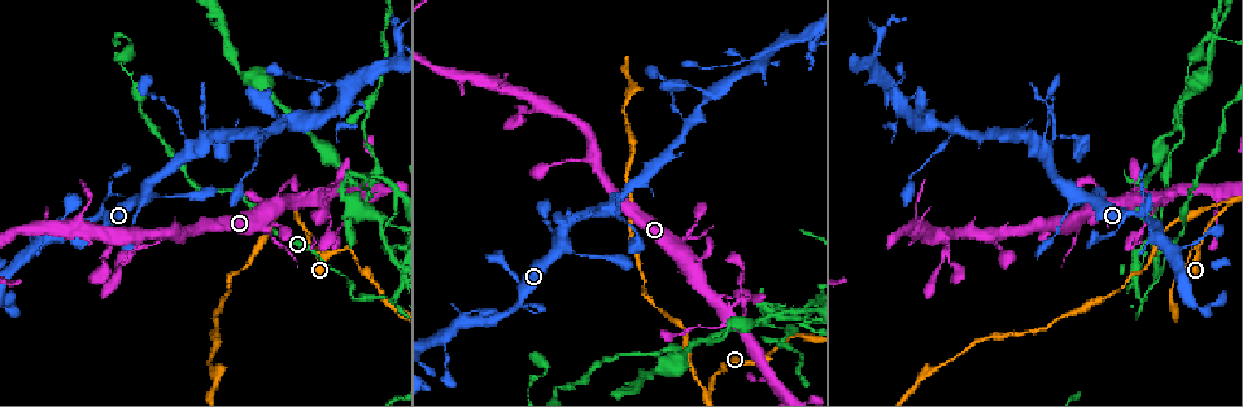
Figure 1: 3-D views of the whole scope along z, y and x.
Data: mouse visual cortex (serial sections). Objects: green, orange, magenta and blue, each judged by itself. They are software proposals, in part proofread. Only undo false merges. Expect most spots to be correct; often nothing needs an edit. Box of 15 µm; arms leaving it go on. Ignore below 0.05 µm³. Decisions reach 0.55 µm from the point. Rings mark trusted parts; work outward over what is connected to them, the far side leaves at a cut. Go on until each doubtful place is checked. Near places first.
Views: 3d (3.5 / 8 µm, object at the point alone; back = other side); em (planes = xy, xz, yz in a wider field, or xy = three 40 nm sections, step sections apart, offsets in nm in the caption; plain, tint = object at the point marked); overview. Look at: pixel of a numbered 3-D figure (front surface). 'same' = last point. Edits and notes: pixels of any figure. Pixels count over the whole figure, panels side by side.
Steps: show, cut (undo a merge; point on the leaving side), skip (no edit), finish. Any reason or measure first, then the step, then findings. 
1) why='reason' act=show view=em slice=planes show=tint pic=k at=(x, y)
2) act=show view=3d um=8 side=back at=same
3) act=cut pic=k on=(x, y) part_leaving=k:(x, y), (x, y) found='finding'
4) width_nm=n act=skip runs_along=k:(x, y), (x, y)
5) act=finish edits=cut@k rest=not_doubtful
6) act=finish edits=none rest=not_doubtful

why='three arms meet' act=show view=3d um=8 pic=1 at=(702, 388)

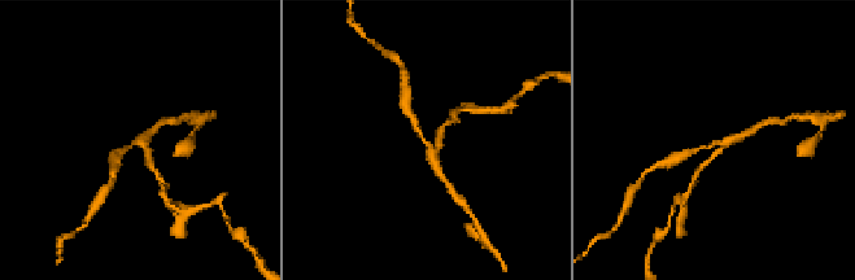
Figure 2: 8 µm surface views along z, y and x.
why='zoom in' act=show view=3d um=3.5 pic=2 at=(720, 143)

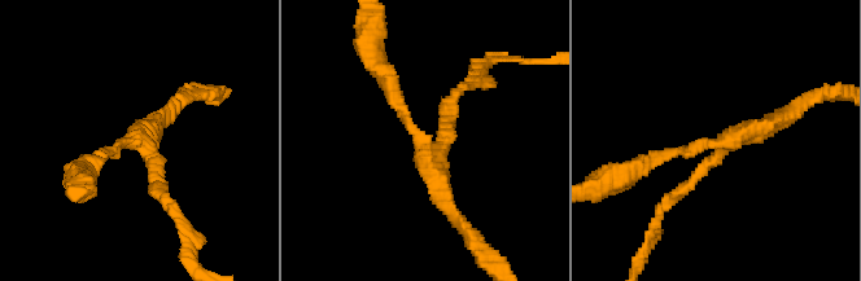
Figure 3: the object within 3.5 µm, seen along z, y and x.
arms=3 arm_widths_nm=150,200,250 act=show view=em slice=xy step=1 show=tint pic=3 at=(711, 140)

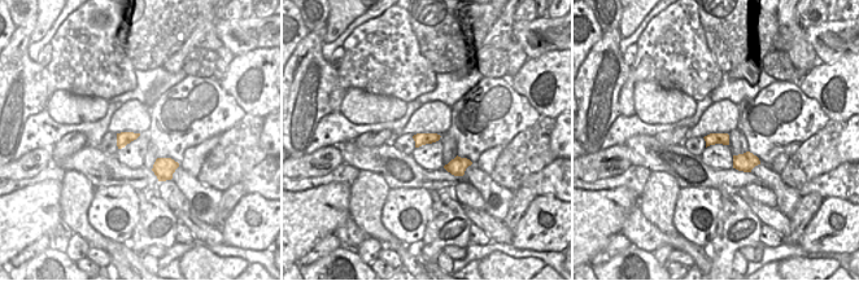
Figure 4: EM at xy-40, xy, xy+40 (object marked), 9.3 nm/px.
act=skip runs_along=3:(450, 102), (429, 146), (383, 70) found='one cell here'

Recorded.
act=show view=3d um=8 pic=1 at=(737, 299)

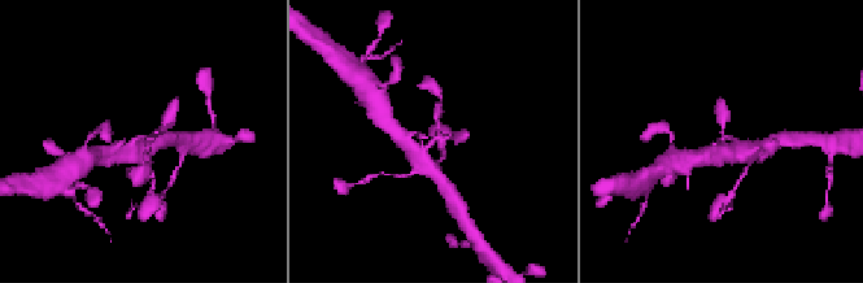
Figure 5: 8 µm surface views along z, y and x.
why='zoom in' act=show view=3d um=3.5 side=back pic=5 at=(726, 136)

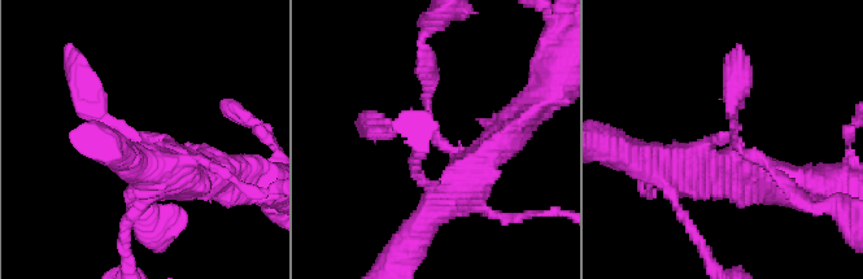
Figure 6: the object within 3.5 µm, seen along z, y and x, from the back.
arms=3 arm_widths_nm=150,200,450 why='shape alone is not enough' act=show view=em slice=xy step=5 show=tint pic=6 at=(142, 138)

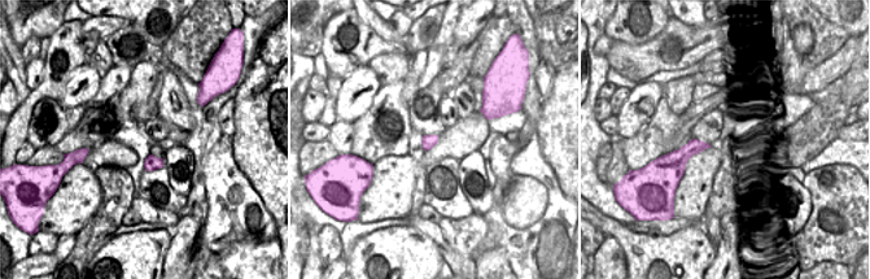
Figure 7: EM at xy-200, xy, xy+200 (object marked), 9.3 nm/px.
act=skip runs_along=6:(479, 165), (427, 125), (427, 69) found='all the same cell'

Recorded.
why='abrupt turn' act=show view=em slice=xy step=2 show=tint pic=1 at=(349, 293)

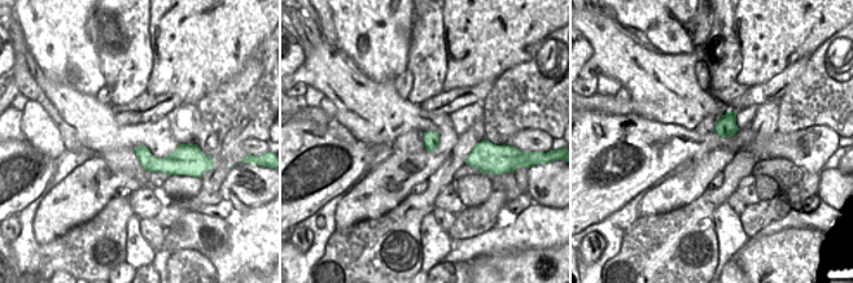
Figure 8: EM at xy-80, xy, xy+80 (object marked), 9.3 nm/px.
why='see where the arms go' act=show view=3d um=3.5 side=back at=same

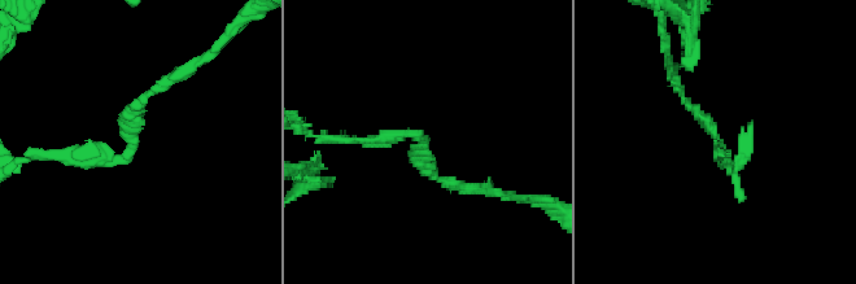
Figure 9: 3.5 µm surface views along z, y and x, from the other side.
act=skip runs_along=9:(164, 81), (135, 108), (123, 156), (48, 156) found='all the same cell'

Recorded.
why='calibre changes' act=show view=3d um=3.5 pic=1 at=(1139, 300)

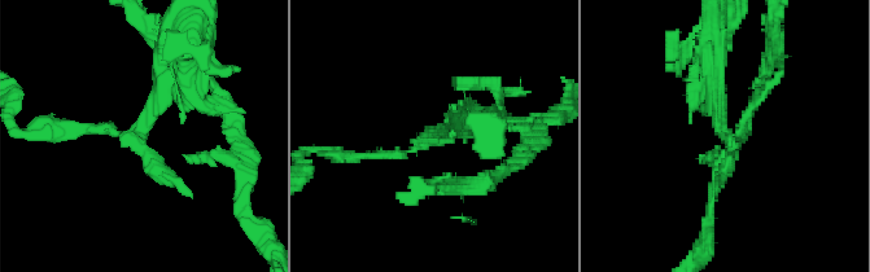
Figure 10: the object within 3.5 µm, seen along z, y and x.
arms=3 arm_widths_nm=150,150,200 act=show view=em slice=planes show=tint pic=10 at=(127, 135)

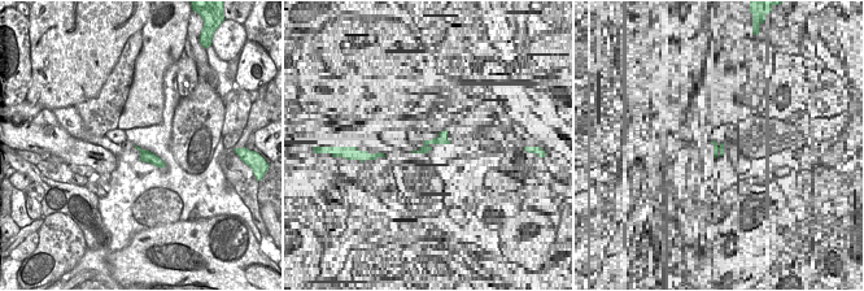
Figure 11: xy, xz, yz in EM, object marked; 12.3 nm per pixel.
act=cut pic=10 on=(151, 102) part_leaving=10:(129, 134), (152, 114), (173, 26) found='two cells meet here'

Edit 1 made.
why='thin neck' act=show view=3d um=3.5 pic=1 at=(272, 130)

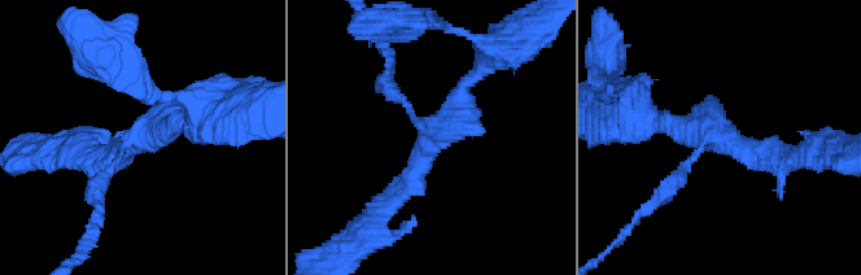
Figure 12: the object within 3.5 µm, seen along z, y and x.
arms=3 arm_widths_nm=150,200,250 why='need the tissue' act=show view=em slice=xy step=2 show=tint pic=12 at=(145, 138)

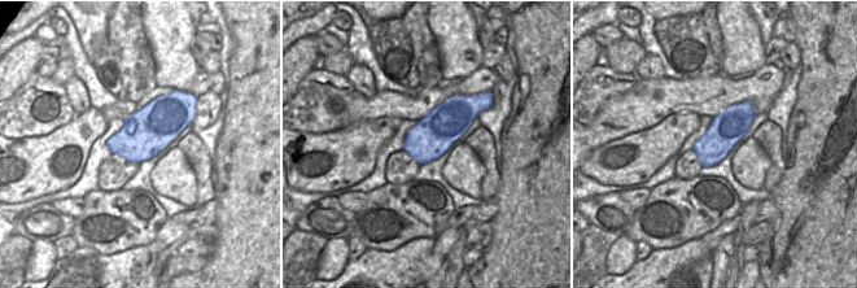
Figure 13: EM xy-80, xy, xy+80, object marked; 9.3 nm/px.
act=show view=em slice=xy step=1 show=tint at=same

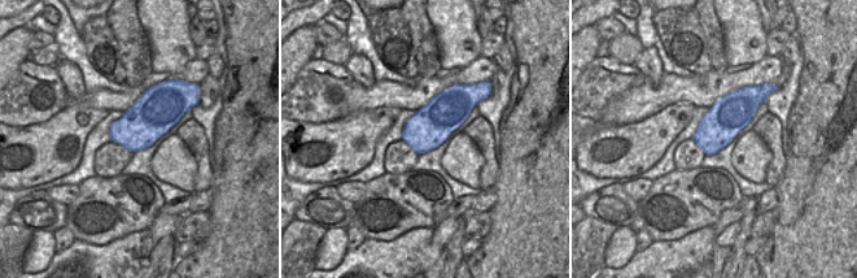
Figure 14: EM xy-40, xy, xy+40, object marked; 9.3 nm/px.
width_nm=380 act=skip runs_along=12:(396, 199), (483, 65) found='all the same cell'

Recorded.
act=finish edits=cut@10 rest=not_doubtful

